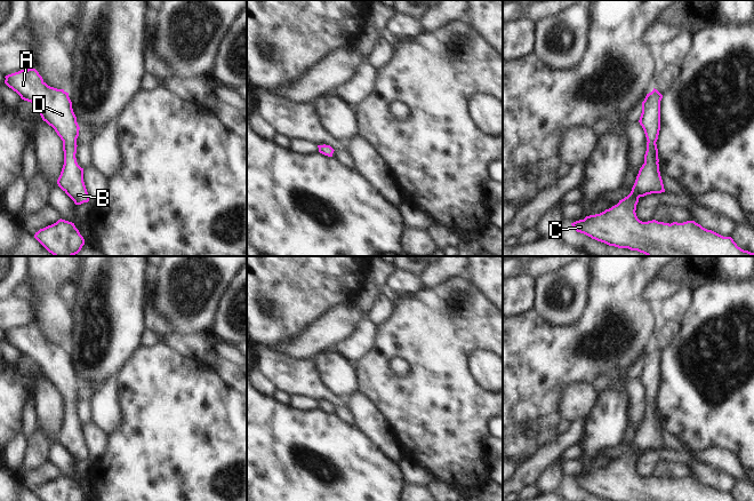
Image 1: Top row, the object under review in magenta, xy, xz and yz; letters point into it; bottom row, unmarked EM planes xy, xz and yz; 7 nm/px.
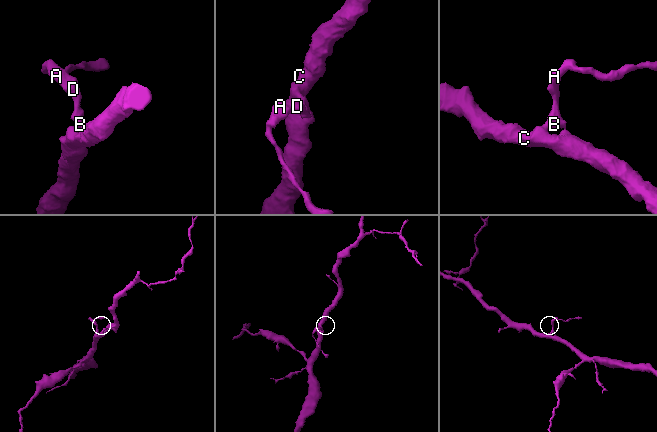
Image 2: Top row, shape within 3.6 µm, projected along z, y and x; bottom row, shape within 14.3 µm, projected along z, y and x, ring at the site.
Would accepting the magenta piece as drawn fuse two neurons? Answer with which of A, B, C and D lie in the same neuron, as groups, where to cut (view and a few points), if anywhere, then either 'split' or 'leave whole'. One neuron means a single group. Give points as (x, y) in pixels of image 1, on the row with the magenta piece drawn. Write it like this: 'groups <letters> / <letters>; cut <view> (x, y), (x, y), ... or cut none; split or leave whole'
groups A B C D; cut none; leave whole

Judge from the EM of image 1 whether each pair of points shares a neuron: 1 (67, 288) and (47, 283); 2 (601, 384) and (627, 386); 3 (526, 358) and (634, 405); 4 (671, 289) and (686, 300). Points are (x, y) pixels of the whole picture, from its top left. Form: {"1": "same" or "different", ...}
{"1": "different", "2": "same", "3": "different", "4": "different"}

